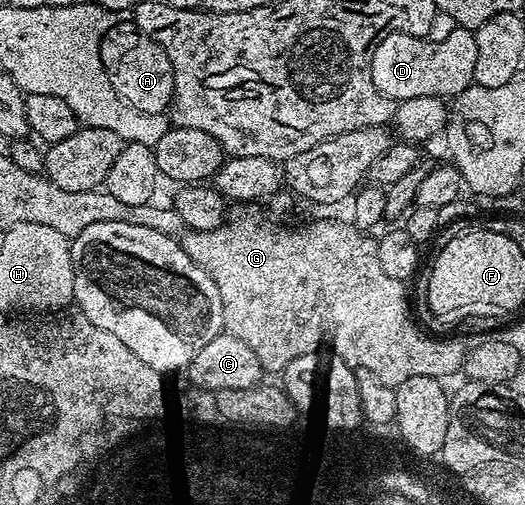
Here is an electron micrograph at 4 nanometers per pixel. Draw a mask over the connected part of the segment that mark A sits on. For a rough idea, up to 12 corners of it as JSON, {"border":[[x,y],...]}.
{"border":[[117,21],[101,63],[119,98],[158,115],[174,69],[154,38]]}

